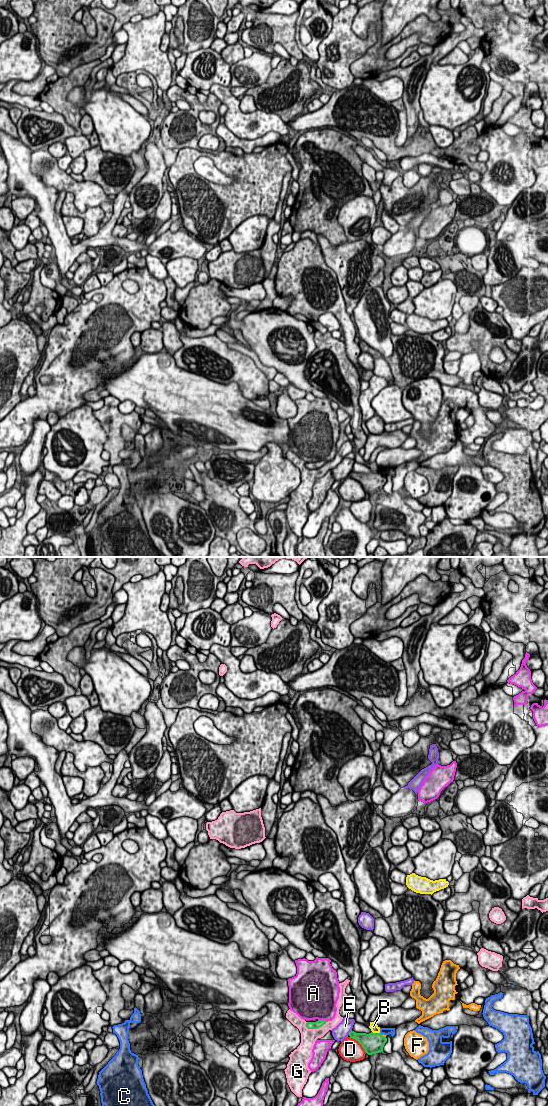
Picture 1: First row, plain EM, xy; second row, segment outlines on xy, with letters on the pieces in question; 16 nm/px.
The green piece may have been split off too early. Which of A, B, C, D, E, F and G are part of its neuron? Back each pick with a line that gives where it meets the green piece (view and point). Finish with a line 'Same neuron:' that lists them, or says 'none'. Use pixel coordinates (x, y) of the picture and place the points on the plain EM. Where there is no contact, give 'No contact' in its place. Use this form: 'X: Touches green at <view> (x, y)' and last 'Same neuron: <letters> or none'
Same neuron: none

